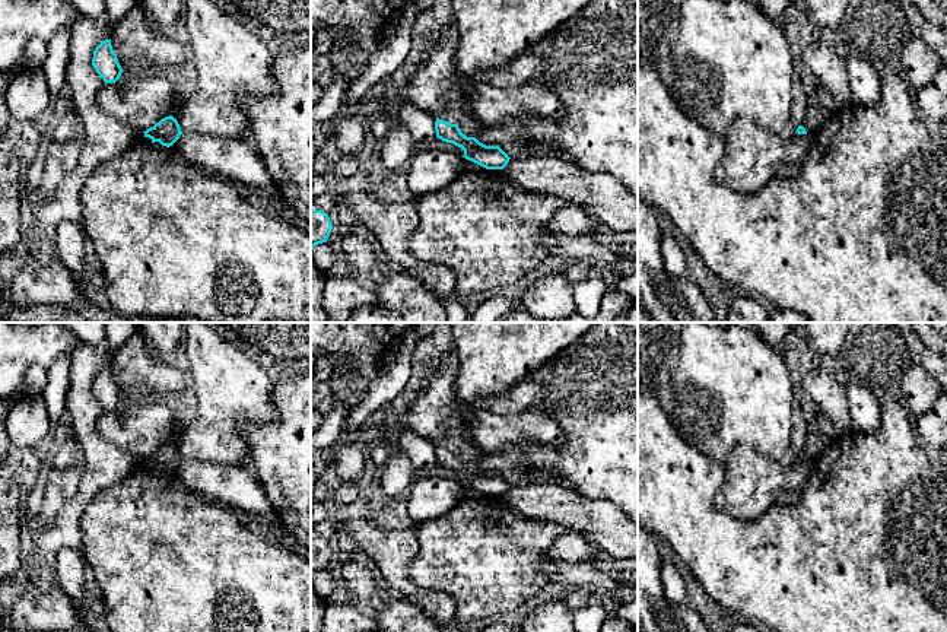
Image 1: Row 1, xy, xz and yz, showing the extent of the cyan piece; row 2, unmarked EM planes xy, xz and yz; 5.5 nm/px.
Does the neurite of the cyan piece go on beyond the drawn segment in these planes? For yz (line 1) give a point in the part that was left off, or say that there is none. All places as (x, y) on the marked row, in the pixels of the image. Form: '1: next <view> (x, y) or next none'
1: next none

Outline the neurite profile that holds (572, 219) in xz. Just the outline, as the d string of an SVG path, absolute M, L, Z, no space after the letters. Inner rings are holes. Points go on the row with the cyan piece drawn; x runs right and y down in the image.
M568 204L552 216L549 229L552 232L576 236L595 234L594 223L595 220L588 210L578 204Z

